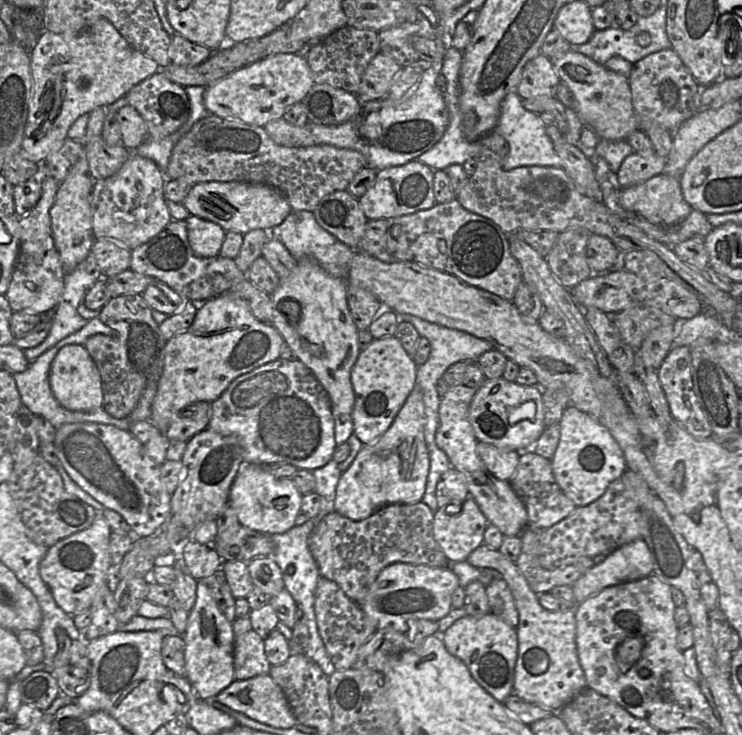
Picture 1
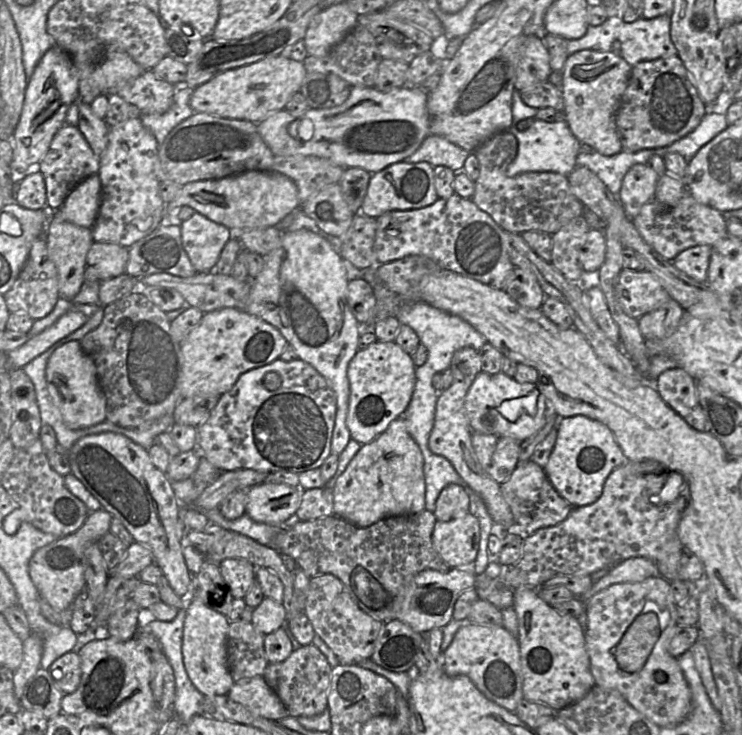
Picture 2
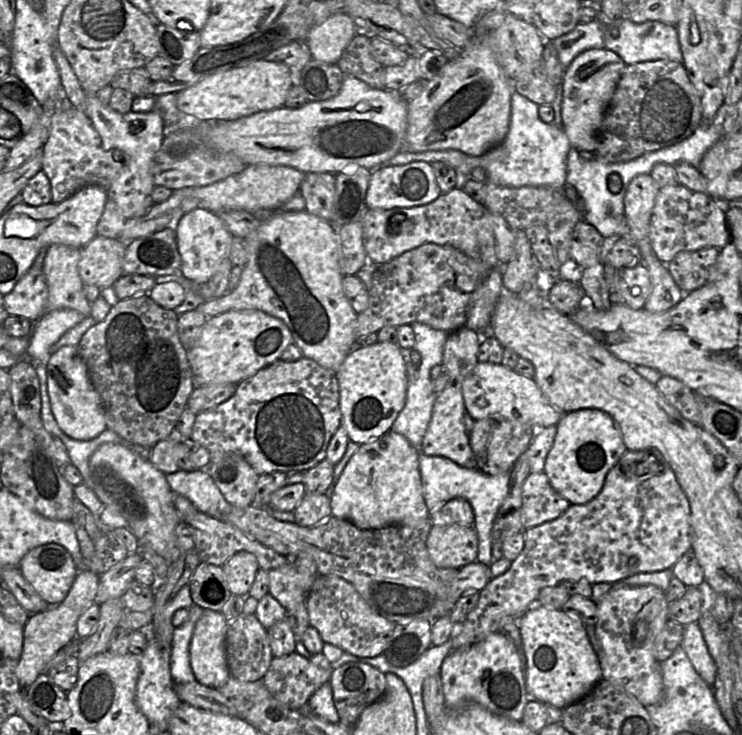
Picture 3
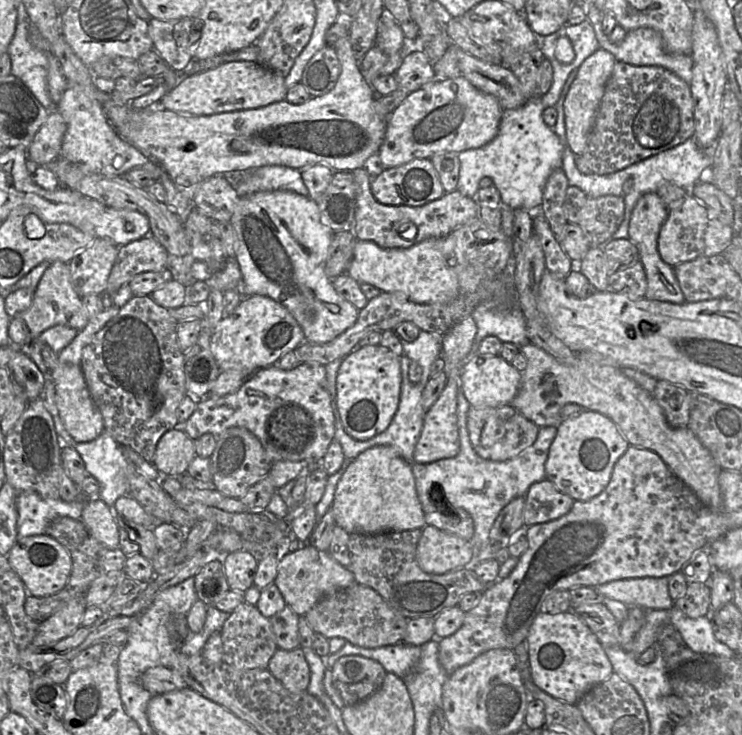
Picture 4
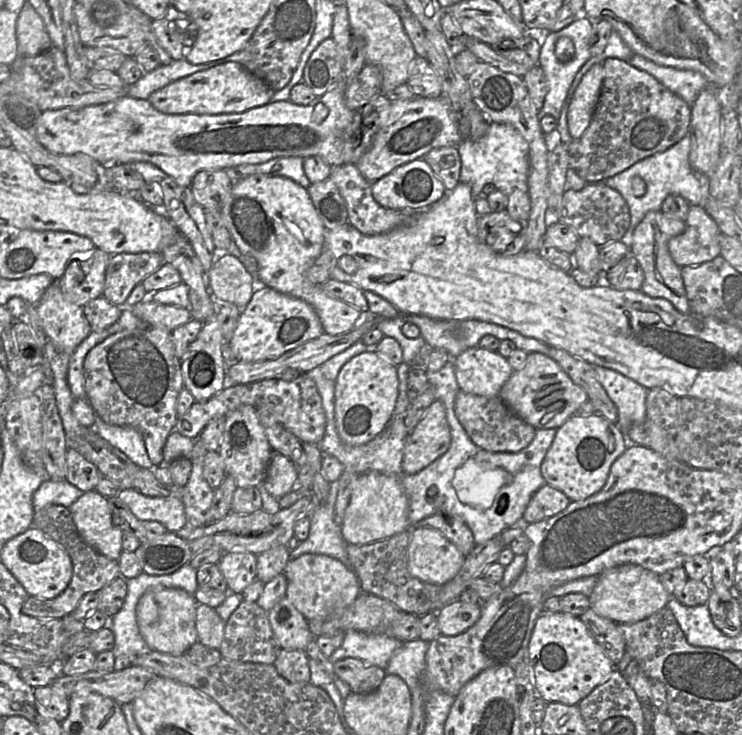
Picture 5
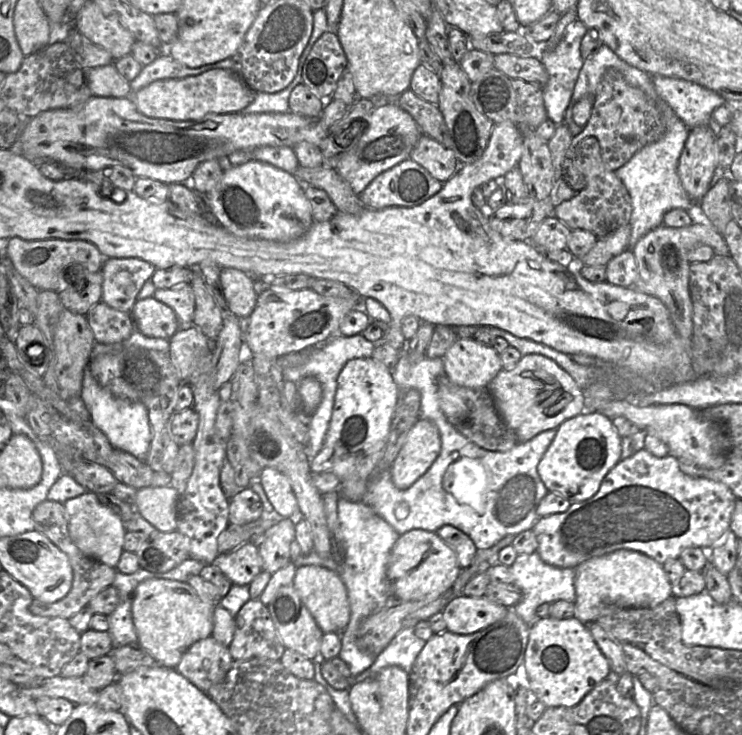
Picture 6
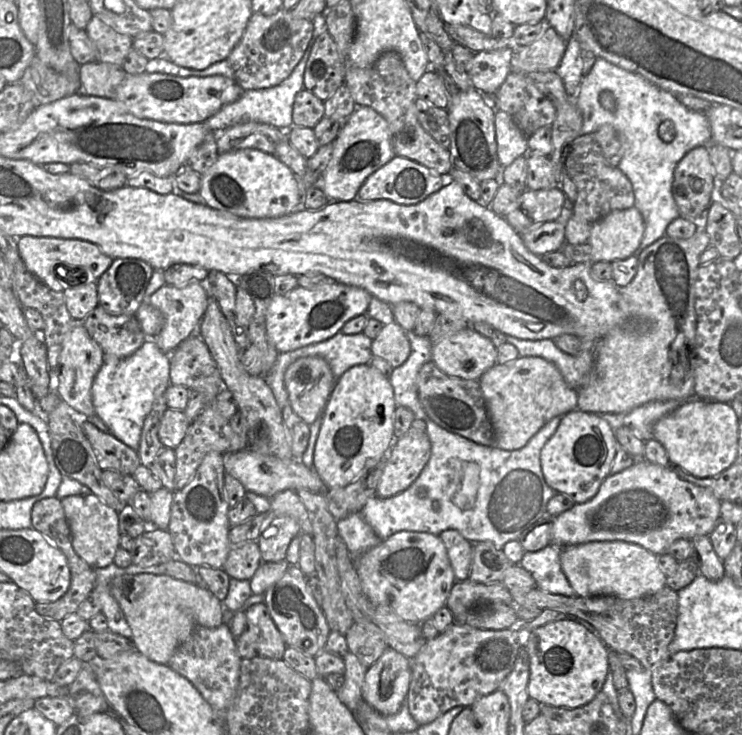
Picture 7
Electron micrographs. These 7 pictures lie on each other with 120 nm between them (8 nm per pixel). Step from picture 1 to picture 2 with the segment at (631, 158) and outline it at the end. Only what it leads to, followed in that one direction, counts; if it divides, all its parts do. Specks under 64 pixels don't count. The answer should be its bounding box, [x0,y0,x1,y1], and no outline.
[618,164,659,218]

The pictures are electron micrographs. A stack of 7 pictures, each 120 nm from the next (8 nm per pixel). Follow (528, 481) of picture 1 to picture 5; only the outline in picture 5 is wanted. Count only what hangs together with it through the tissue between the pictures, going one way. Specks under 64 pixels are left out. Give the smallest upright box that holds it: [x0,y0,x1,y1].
[522,483,570,524]

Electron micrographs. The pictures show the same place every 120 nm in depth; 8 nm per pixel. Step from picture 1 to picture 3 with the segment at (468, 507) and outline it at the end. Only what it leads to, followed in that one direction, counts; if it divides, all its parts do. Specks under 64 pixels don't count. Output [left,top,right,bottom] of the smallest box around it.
[426,525,478,568]

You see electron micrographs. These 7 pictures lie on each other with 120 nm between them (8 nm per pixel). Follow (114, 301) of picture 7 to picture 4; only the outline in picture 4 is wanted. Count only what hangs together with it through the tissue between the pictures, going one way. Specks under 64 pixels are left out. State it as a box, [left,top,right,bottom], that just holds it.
[106,236,168,295]

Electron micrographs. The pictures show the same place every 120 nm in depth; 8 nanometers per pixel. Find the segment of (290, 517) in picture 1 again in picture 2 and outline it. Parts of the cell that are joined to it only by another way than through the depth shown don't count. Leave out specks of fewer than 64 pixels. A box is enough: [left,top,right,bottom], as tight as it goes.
[245,482,303,524]

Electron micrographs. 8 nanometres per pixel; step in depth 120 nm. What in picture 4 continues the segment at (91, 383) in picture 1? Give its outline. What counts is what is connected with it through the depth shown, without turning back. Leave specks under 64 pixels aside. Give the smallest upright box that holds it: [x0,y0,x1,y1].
[42,345,105,442]

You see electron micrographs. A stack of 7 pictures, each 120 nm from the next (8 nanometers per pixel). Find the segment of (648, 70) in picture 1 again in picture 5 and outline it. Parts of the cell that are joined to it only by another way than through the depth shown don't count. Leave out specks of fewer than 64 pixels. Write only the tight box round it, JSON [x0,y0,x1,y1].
[567,58,691,184]

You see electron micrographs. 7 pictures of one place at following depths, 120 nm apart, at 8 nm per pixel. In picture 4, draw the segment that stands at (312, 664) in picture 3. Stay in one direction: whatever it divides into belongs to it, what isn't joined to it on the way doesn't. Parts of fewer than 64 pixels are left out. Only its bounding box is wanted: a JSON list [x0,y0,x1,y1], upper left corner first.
[268,647,311,694]

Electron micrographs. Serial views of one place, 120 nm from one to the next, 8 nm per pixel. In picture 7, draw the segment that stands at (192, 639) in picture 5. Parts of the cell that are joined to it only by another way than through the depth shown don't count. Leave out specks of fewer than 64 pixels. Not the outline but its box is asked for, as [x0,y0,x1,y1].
[110,574,223,665]

